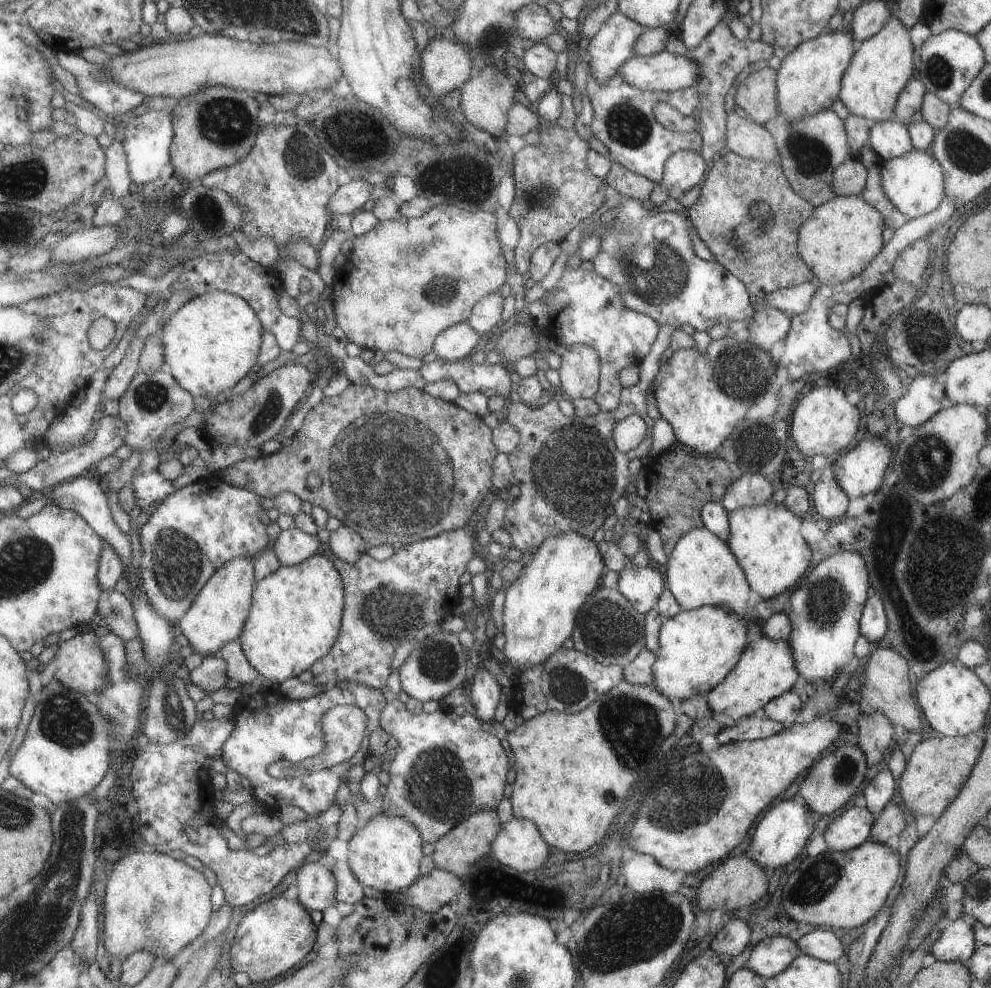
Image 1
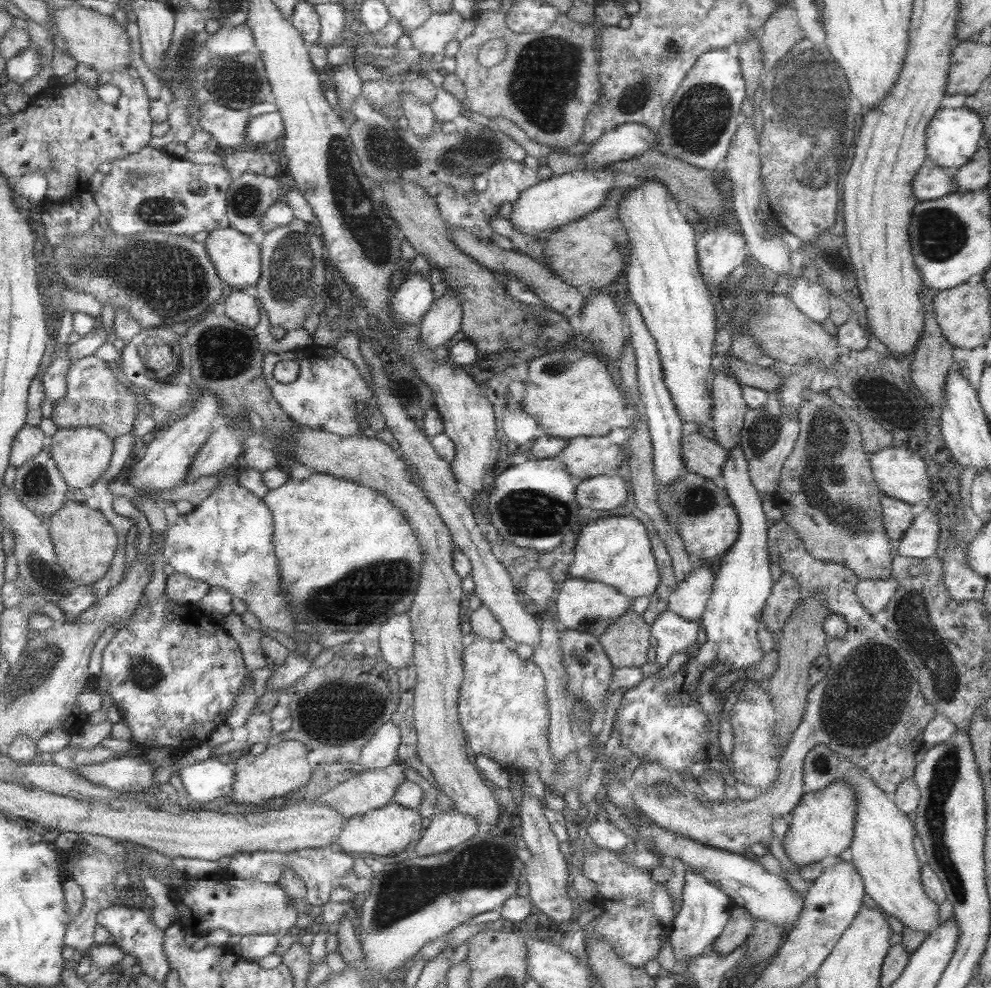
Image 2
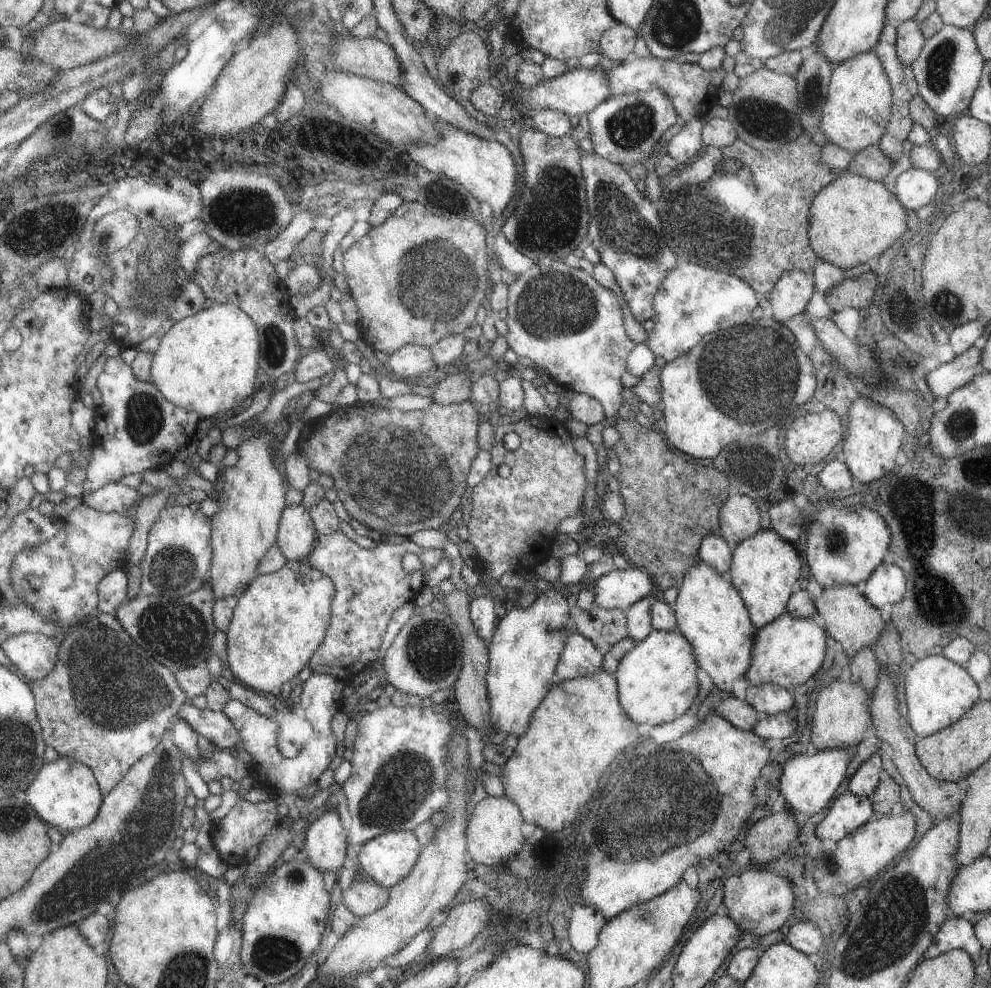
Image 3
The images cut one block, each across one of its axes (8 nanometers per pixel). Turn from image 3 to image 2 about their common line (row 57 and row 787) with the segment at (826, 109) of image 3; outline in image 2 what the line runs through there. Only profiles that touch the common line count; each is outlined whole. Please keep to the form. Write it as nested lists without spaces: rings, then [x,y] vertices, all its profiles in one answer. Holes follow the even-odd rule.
[[[851,766],[841,778],[855,791],[856,814],[853,821],[853,834],[851,834],[851,842],[848,847],[851,852],[851,862],[855,865],[861,878],[864,893],[881,908],[881,911],[899,920],[905,928],[929,933],[938,925],[938,904],[925,895],[920,882],[920,864],[912,845],[912,839],[916,838],[912,821],[895,807],[892,796],[875,787],[859,768]]]

